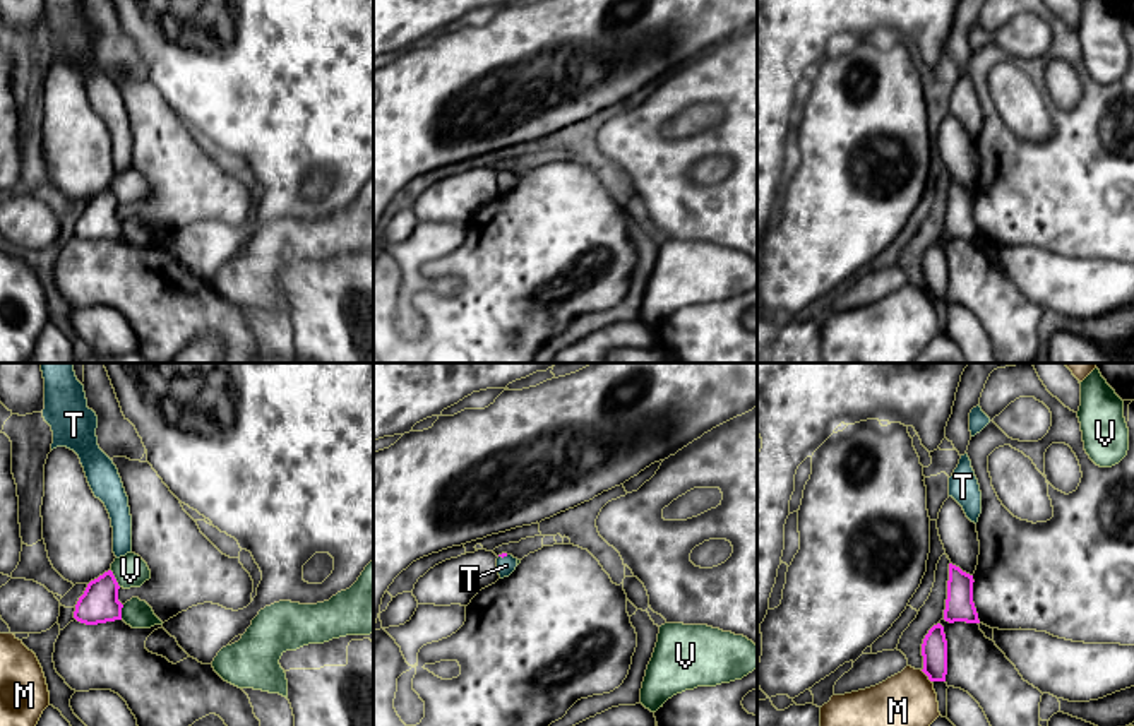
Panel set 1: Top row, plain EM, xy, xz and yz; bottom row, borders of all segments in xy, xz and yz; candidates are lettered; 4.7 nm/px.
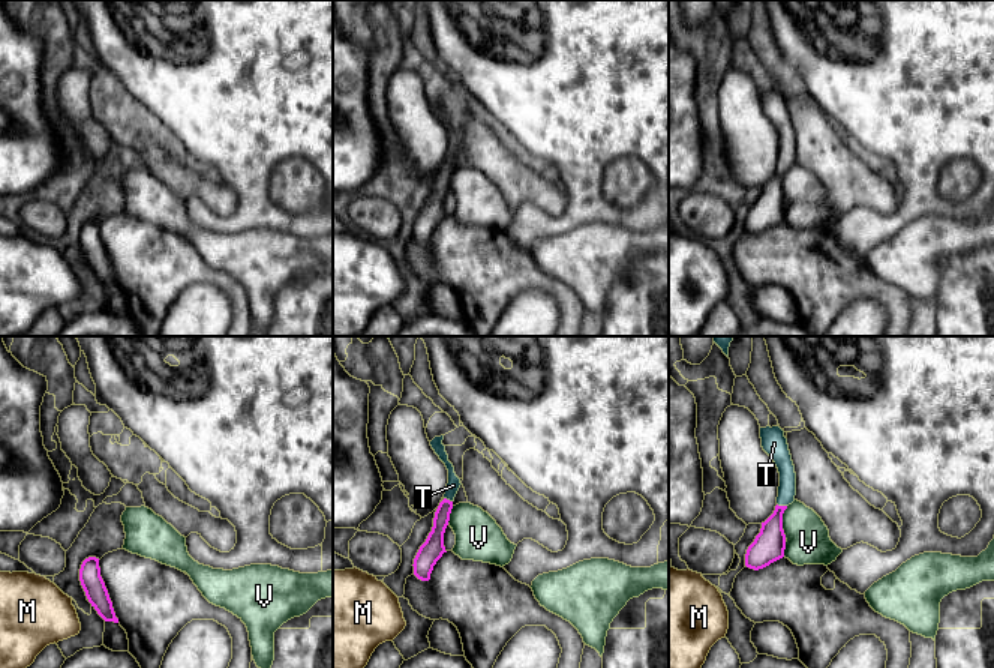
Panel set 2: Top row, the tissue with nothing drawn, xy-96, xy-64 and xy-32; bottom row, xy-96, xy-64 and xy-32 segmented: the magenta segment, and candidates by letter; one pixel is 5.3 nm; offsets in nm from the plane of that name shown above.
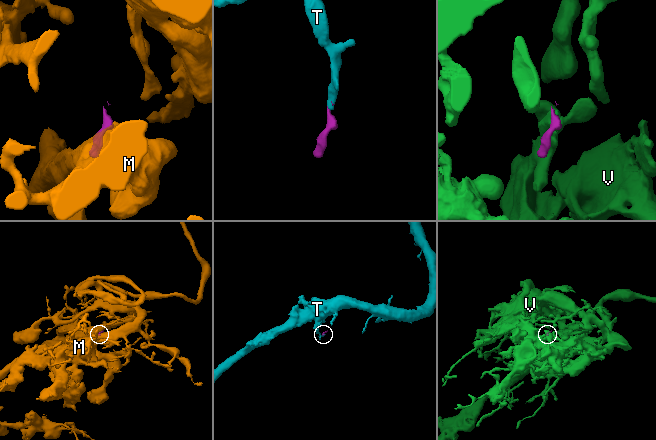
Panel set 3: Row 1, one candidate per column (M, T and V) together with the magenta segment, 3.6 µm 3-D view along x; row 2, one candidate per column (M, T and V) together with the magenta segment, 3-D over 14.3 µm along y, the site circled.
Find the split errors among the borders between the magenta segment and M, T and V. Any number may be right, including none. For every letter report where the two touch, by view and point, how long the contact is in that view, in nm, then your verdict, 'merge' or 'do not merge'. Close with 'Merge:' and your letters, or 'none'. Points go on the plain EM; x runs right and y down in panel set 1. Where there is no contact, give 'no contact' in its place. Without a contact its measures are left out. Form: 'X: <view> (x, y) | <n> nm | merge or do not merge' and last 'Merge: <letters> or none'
M: yz (927, 291) | 80 nm | do not merge
T: xz (502, 173) | 50 nm | merge
V: xy (113, 194) | 100 nm | do not merge
Merge: T

